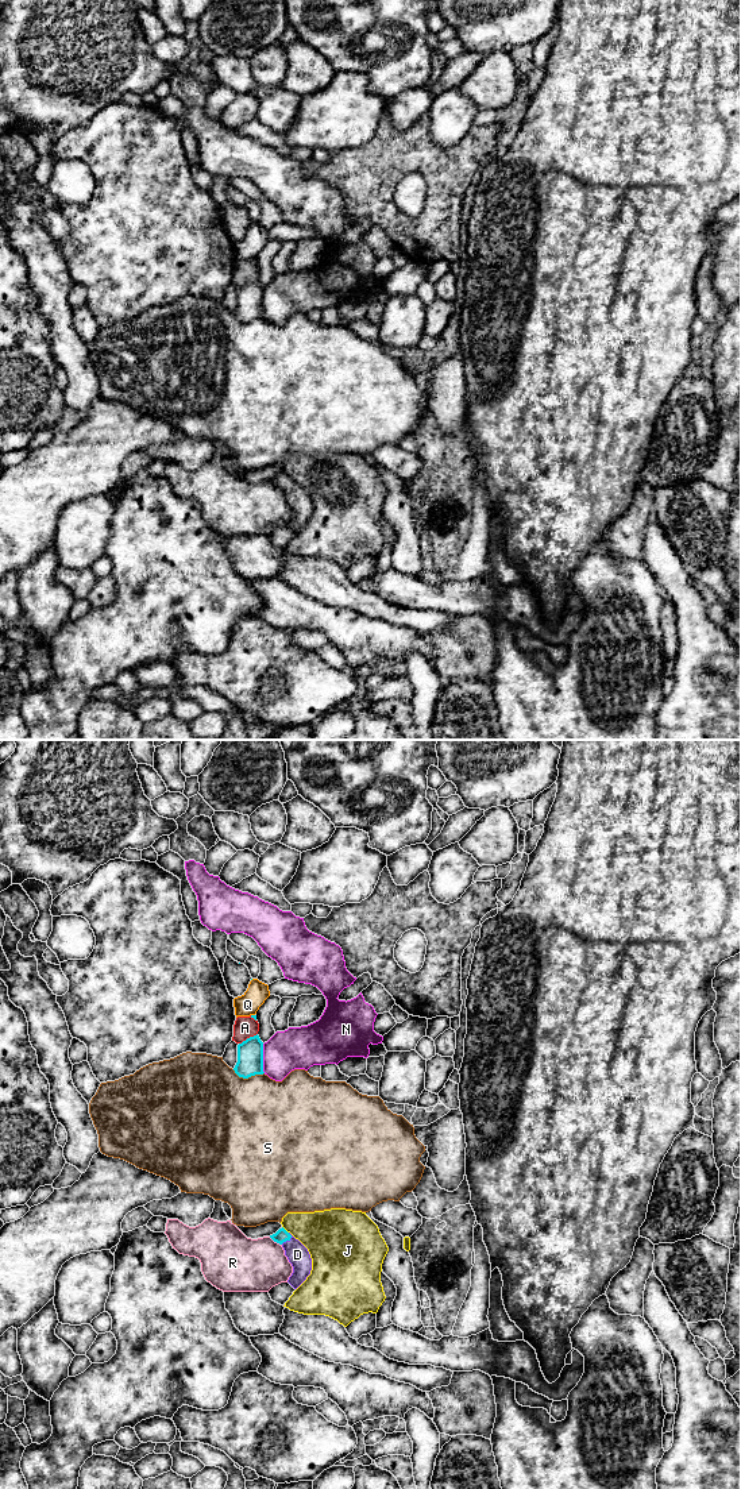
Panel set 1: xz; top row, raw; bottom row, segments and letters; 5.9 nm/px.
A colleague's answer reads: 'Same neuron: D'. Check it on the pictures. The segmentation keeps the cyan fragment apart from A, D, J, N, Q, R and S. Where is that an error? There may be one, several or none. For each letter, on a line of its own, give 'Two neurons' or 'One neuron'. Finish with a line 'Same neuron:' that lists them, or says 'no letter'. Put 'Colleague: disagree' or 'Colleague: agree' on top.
Colleague: agree
A: Two neurons
D: One neuron
J: Two neurons
N: Two neurons
Q: Two neurons
R: Two neurons
S: Two neurons
Same neuron: D

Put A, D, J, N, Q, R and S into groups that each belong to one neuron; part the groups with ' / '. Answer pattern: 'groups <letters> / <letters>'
groups A / D / J / N / Q / R / S

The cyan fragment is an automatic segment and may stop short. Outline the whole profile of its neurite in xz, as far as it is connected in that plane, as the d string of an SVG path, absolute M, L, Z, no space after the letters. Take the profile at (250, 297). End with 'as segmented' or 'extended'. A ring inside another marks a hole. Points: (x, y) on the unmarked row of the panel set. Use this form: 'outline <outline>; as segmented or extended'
outline M254 279L238 289L238 306L234 312L239 321L263 319L263 286Z; as segmented

